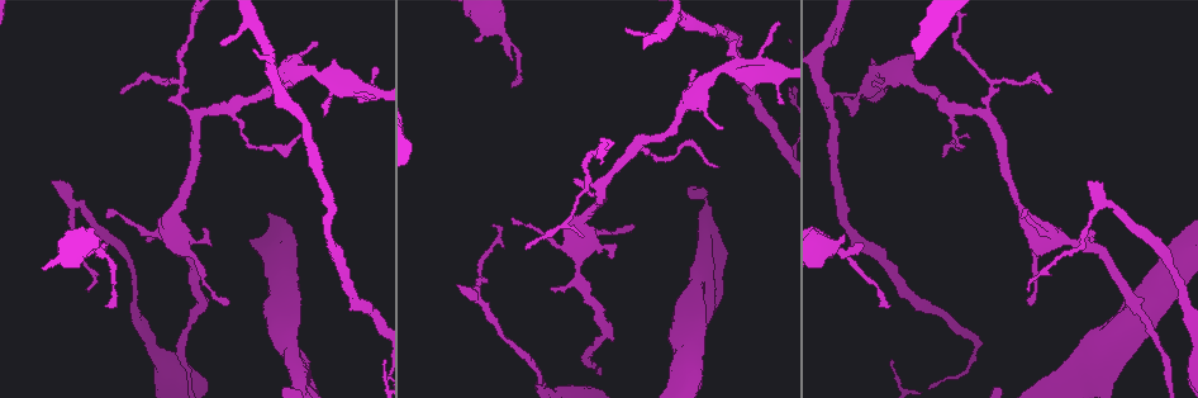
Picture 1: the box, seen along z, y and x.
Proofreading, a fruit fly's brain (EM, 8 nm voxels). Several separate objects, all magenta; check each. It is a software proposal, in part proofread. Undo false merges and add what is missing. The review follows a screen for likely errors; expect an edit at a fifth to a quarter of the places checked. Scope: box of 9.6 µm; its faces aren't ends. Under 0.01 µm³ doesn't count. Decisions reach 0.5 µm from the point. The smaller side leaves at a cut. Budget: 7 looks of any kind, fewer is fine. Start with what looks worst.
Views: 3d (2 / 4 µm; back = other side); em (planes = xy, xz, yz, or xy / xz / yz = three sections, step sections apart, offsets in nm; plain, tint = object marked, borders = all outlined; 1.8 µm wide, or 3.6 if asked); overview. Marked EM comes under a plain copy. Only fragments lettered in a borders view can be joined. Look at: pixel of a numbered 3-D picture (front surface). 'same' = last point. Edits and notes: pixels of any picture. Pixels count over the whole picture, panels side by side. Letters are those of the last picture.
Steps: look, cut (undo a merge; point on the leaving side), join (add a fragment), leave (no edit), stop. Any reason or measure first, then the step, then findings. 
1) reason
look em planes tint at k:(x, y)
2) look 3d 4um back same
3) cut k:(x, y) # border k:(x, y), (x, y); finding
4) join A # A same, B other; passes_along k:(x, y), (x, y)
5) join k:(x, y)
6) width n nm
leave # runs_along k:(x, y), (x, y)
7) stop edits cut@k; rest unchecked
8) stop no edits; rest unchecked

calibre changes
look 3d 4um back at 1:(1034, 262)

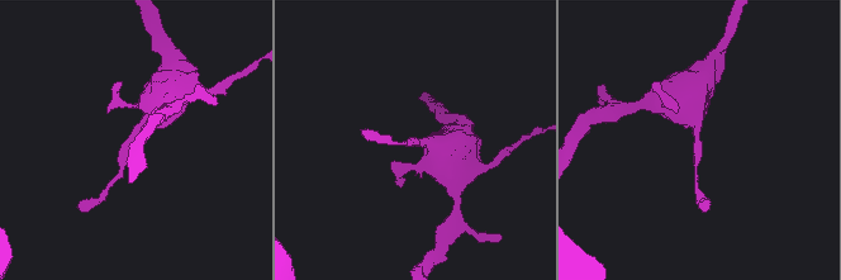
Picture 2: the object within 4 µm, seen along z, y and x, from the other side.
look em planes tint at 2:(132, 140)

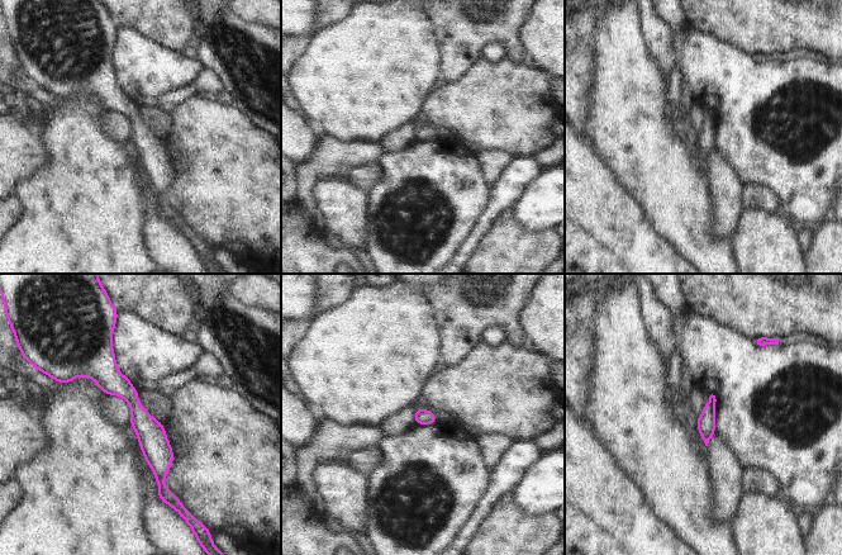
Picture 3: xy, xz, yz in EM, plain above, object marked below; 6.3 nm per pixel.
look em planes borders same

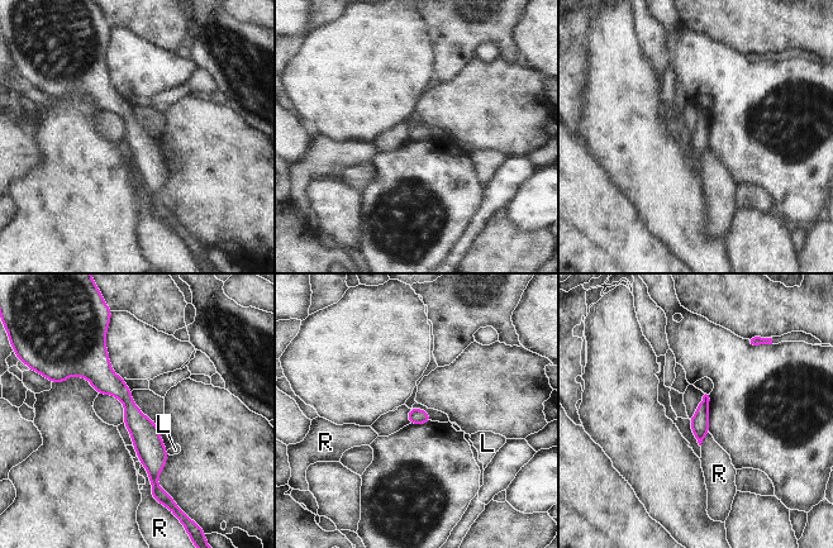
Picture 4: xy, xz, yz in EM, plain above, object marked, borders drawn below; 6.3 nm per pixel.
leave # L other, R other; border 4:(142, 463), (151, 495), (157, 500); continuous, no second neuron

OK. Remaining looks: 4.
thin end
look em 3.6um planes tint at 1:(370, 96)

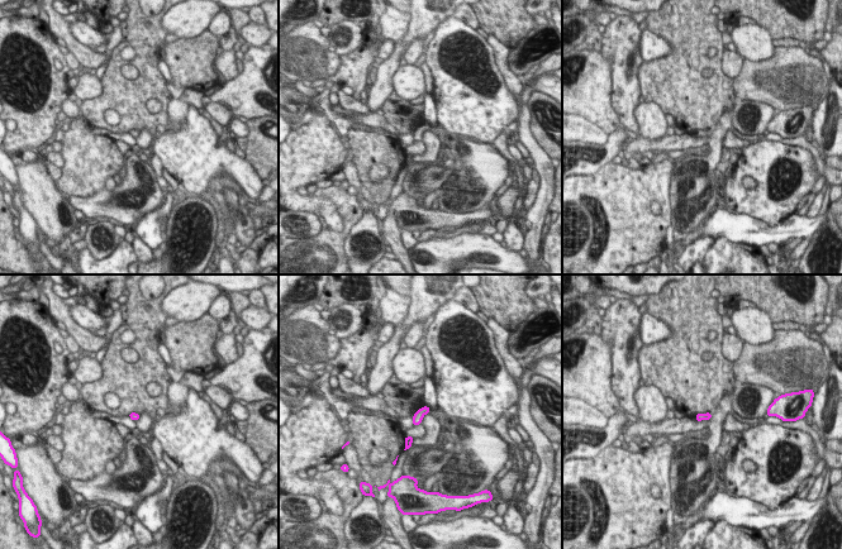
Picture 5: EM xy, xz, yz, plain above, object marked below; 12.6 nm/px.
see the neighbours
look em 3.6um planes borders same

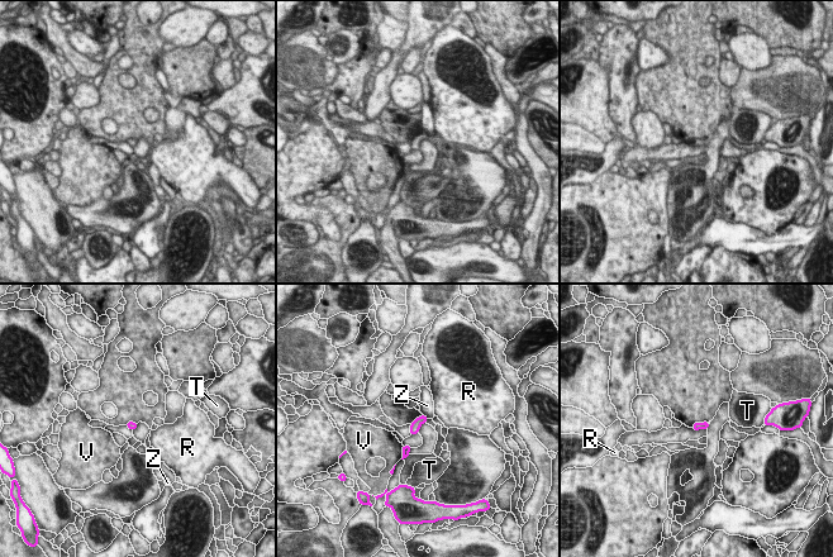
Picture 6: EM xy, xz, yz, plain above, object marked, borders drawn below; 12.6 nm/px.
leave # R other, T other, V other, Z other; border 6:(423, 414), (428, 418); none of them fits

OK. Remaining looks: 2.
free end
look 3d 4um at 1:(715, 168)

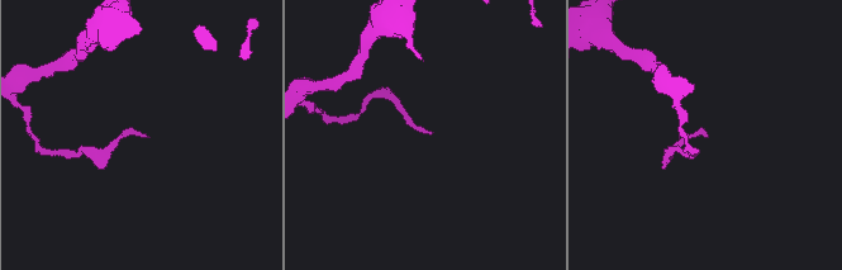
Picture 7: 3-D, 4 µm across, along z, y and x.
shape alone is not enough
look em planes borders at 7:(146, 137)

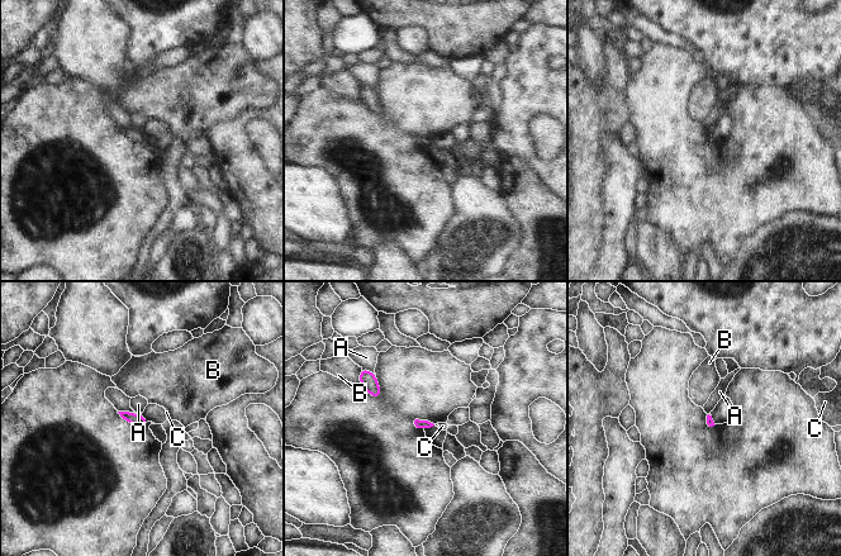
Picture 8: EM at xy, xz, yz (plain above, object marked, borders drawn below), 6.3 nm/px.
leave # A other, B other, C other; border 8:(141, 414), (150, 421); no lettered fragment goes on from it

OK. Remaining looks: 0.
stop no edits; rest unchecked

